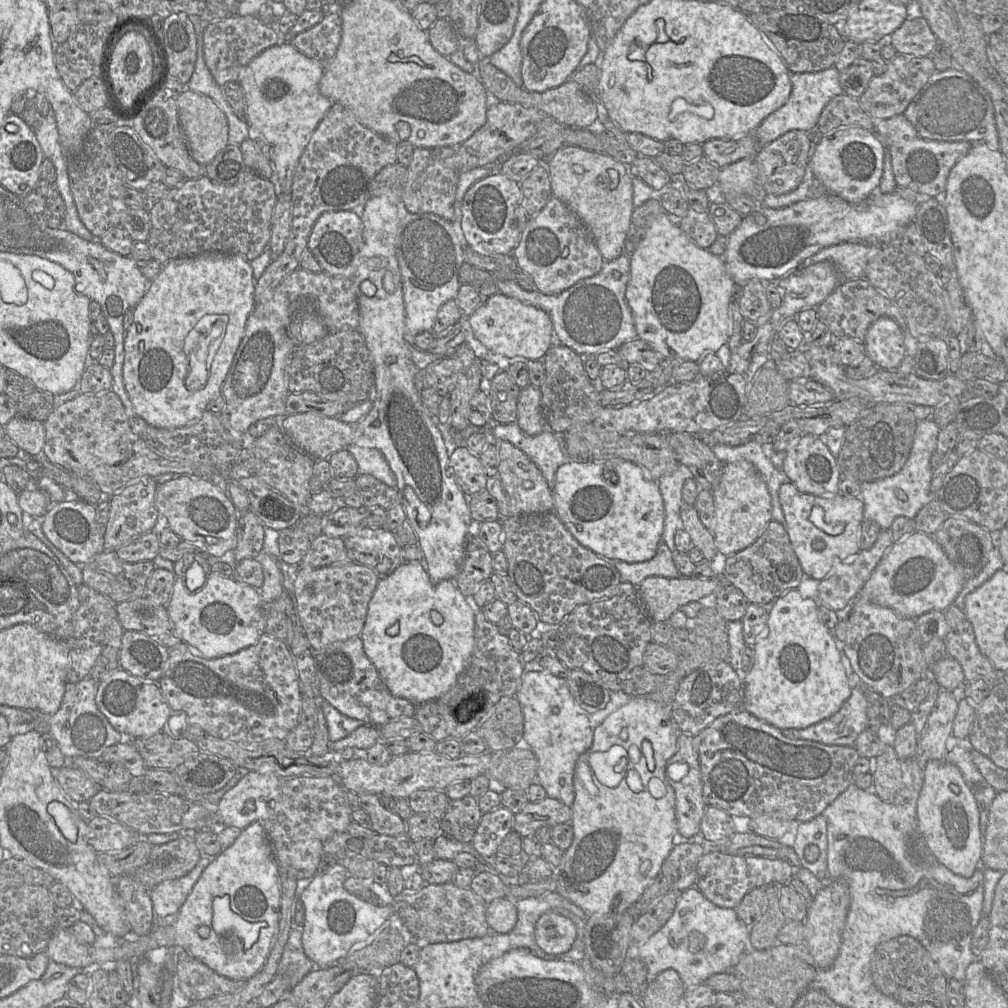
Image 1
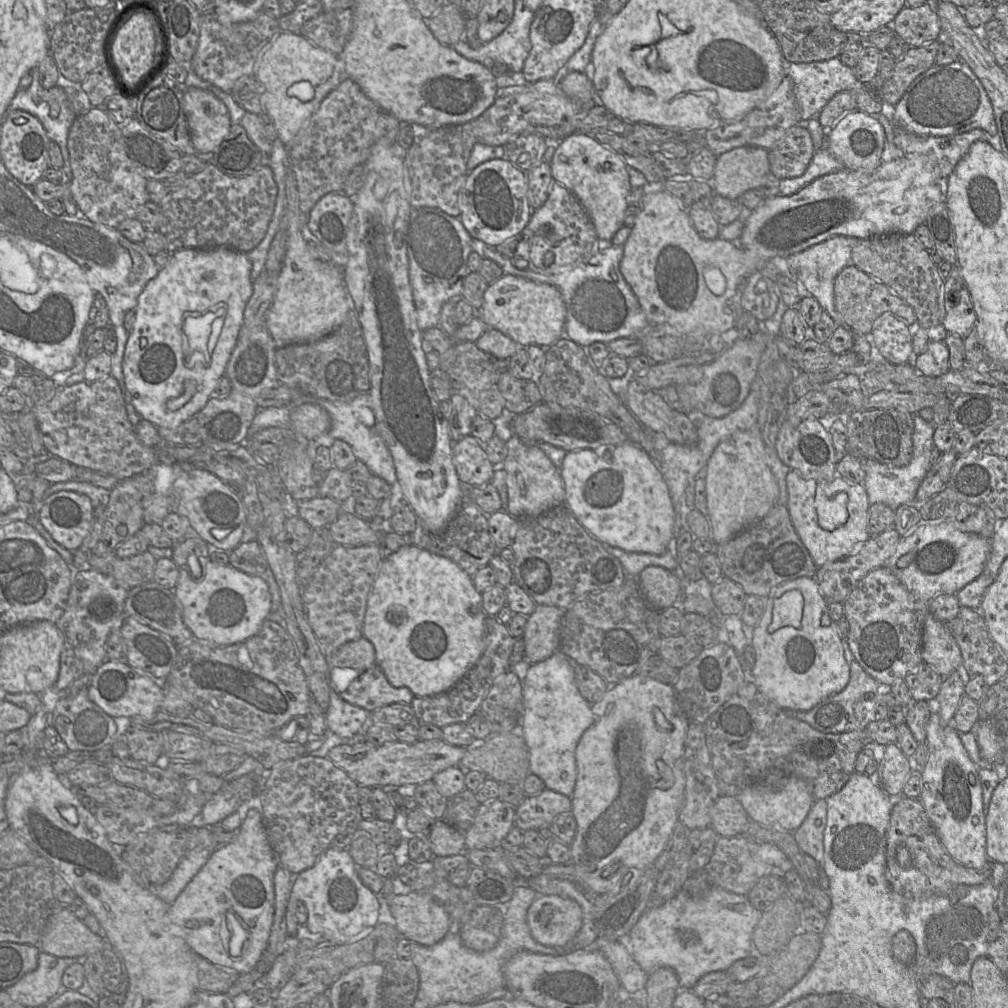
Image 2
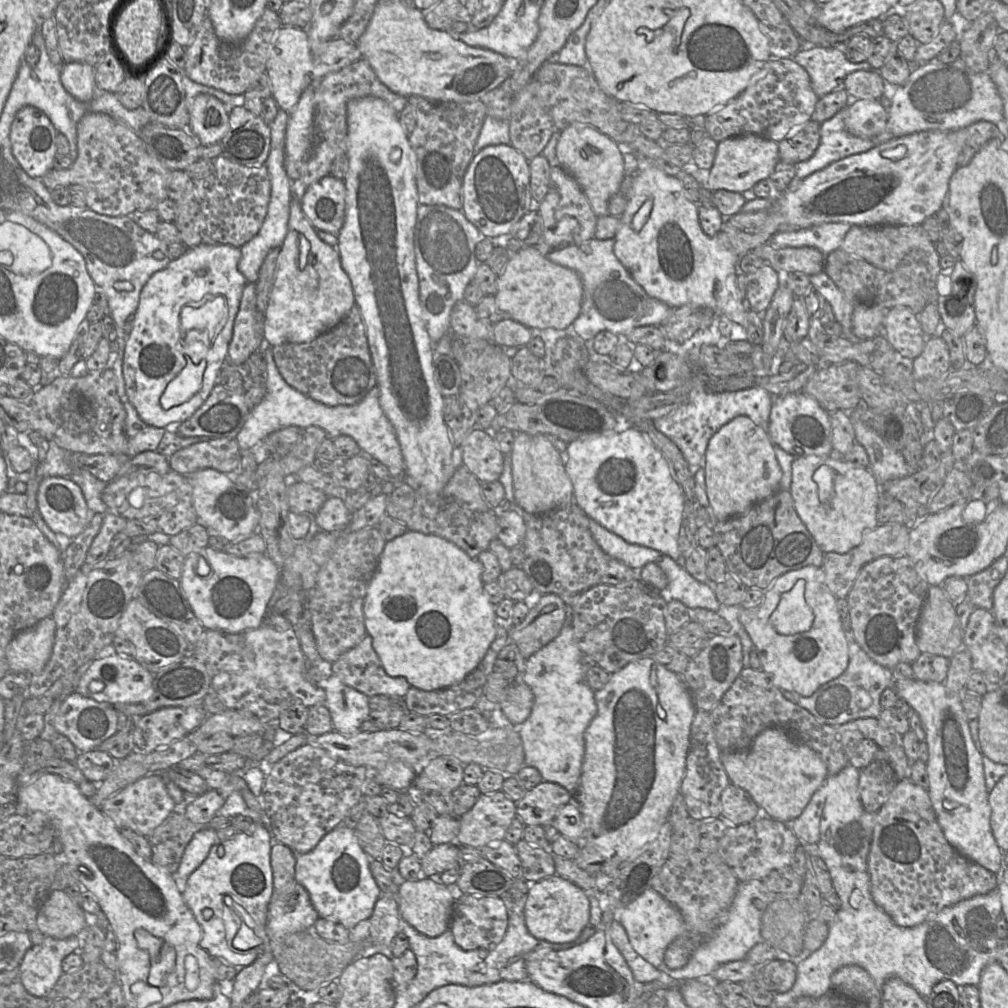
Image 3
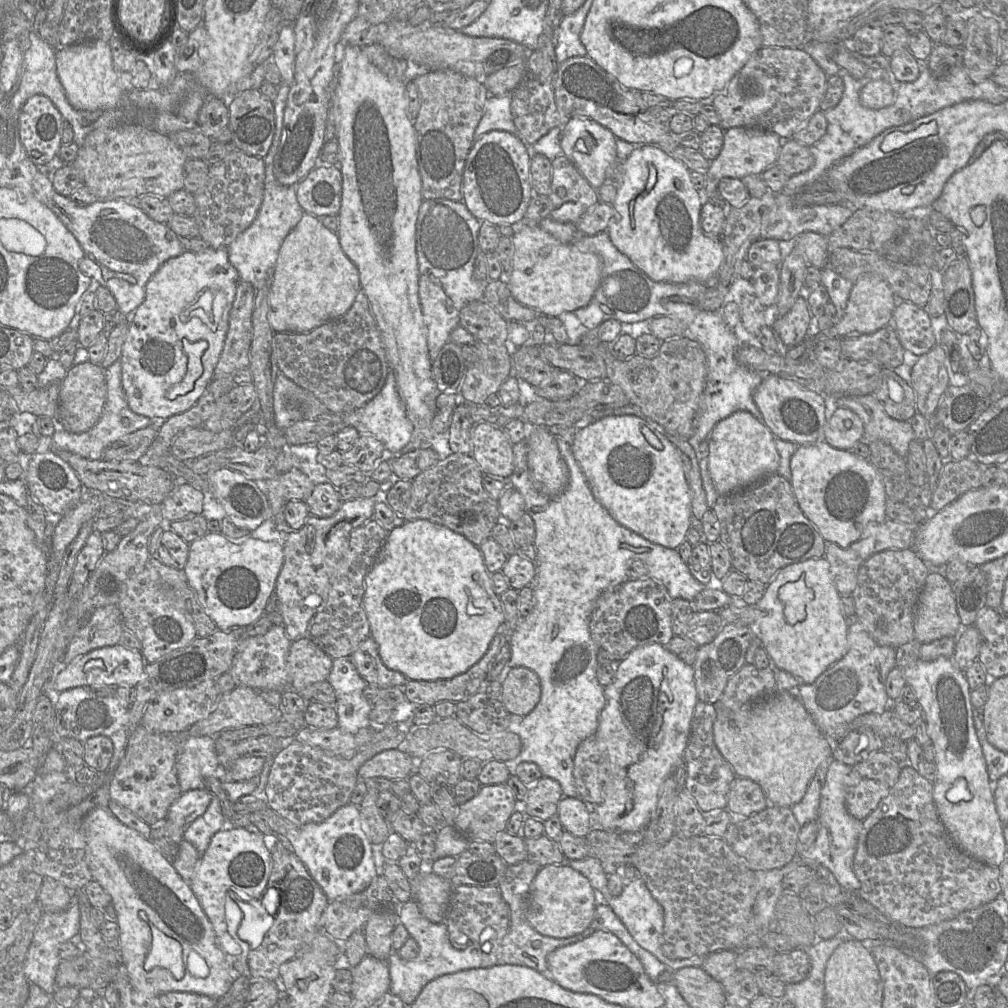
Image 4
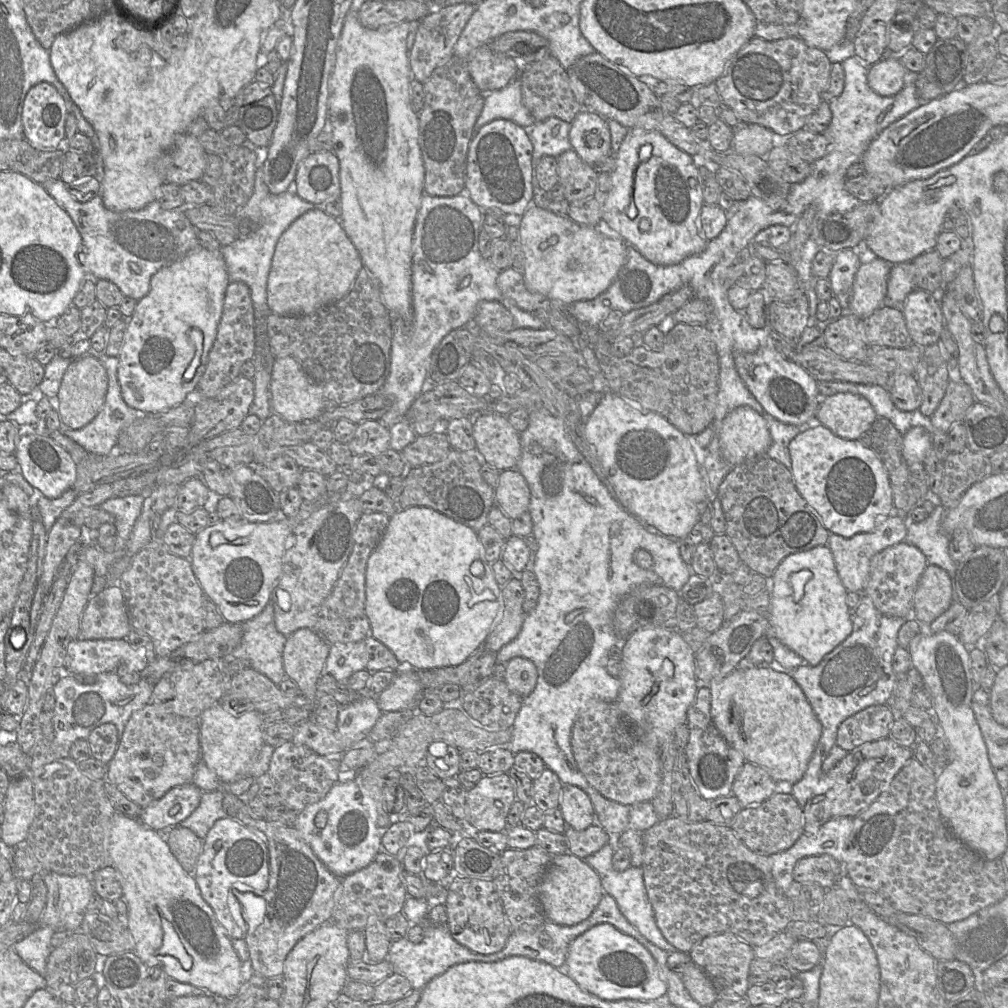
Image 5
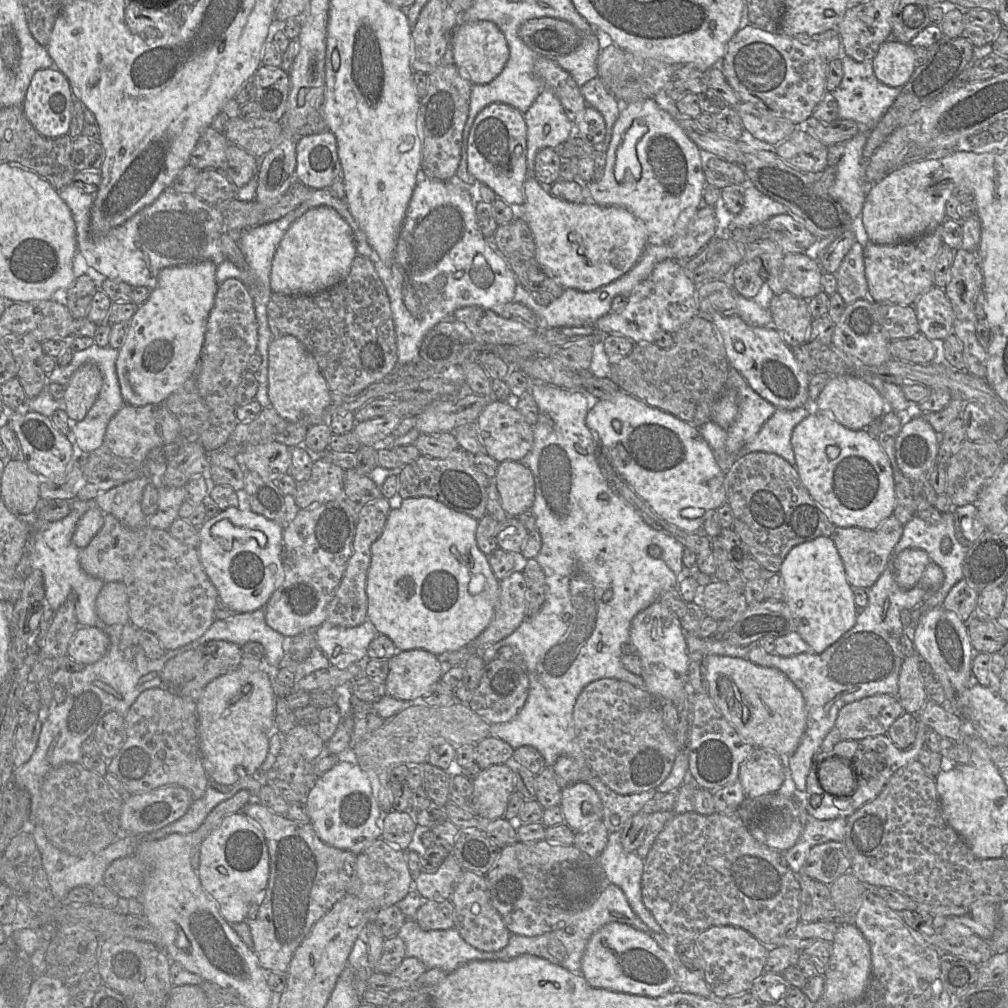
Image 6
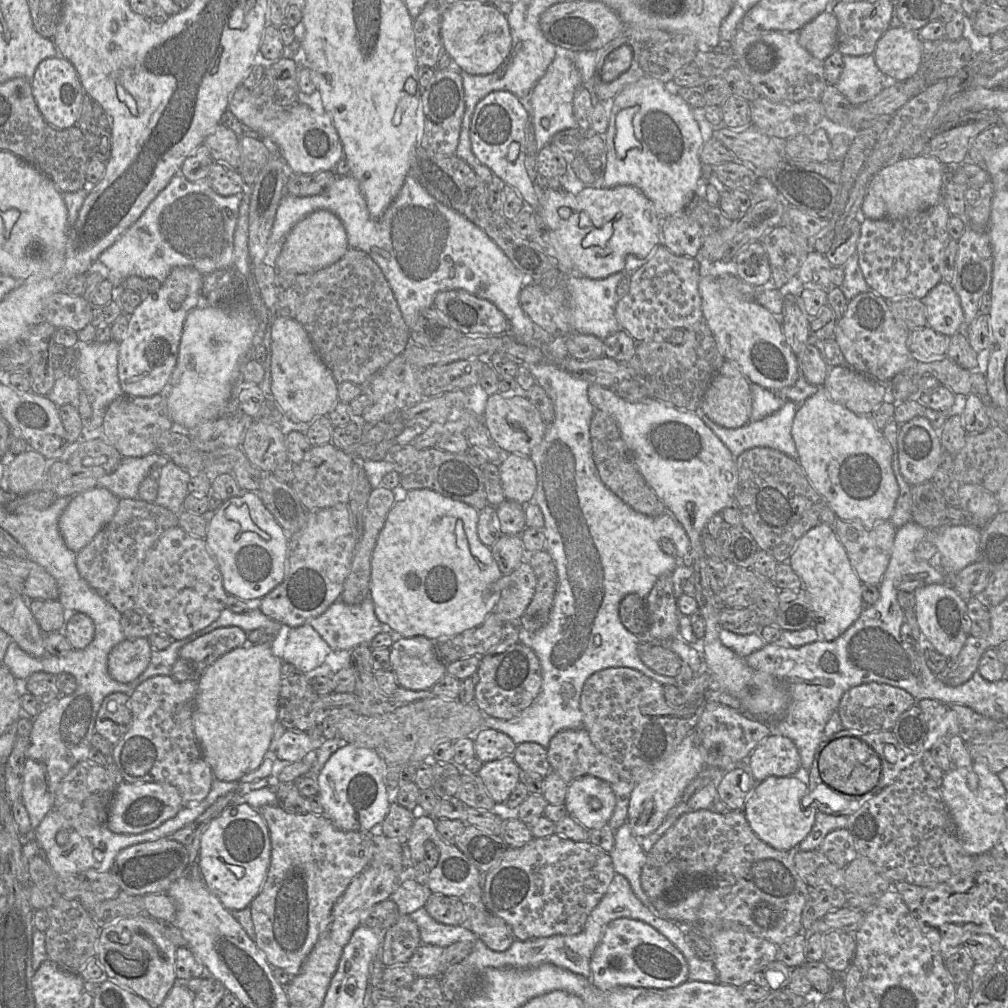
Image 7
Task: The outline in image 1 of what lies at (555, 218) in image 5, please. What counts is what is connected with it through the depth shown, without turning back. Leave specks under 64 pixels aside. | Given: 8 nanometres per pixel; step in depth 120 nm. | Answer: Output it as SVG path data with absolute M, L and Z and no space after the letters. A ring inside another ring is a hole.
M499 292L485 299L473 314L468 317L468 322L475 338L488 350L511 360L524 361L526 365L528 360L543 360L552 345L560 345L559 340L554 336L550 316L544 310L523 303L515 298L507 297Z

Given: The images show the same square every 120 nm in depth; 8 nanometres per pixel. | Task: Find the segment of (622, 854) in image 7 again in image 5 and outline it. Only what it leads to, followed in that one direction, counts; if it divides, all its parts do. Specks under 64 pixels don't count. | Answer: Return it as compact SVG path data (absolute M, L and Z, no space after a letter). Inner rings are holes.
M610 837L610 840L600 850L583 860L598 873L603 892L615 899L622 914L647 940L668 953L678 951L665 939L657 926L653 908L647 897L642 867L629 866L621 872L613 868L614 852L618 846L621 846L618 843L618 838Z

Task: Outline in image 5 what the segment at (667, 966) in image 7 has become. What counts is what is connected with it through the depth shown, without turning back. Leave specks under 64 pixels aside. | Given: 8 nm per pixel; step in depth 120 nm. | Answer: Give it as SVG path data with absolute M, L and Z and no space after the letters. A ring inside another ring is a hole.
M609 923L597 924L576 937L570 943L565 966L561 969L581 988L609 1001L655 1001L668 992L650 952L636 939Z

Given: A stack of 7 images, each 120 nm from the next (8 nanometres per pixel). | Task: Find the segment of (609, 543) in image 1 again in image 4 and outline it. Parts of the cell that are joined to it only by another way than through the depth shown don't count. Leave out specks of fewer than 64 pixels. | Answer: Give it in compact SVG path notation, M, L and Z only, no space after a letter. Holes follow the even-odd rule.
M633 414L609 415L593 420L577 430L572 443L572 453L594 497L620 525L652 543L671 549L678 549L680 544L687 540L692 517L691 491L685 477L682 459L657 422ZM645 423L664 445L662 449L654 448L644 437L641 429Z

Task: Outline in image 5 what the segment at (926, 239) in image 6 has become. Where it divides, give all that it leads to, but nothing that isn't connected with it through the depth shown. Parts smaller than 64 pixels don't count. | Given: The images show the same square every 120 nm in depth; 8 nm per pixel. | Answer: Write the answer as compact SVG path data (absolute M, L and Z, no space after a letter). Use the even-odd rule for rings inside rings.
M906 262L892 265L888 282L885 305L900 307L908 295L915 290L913 282L913 263Z

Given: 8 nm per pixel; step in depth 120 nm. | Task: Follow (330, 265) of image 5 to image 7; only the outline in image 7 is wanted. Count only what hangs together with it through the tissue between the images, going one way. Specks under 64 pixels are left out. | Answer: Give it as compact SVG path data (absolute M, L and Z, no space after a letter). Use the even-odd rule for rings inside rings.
M318 210L296 223L284 239L275 261L277 271L312 273L337 262L349 249L346 230L330 211Z

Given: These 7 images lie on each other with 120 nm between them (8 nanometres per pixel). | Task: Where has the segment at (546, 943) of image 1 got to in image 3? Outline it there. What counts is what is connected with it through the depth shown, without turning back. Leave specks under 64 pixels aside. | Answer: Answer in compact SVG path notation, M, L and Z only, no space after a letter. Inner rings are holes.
M557 874L530 884L525 899L524 920L535 938L551 943L571 942L589 924L589 918L589 896L576 884Z

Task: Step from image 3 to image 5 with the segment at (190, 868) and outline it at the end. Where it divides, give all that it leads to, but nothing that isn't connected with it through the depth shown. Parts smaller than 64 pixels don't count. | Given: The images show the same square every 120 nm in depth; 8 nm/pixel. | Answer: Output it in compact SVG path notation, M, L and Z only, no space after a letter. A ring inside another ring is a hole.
M221 788L210 792L202 792L199 806L179 826L190 829L201 840L204 840L217 820L228 817L222 806L225 792L227 791Z

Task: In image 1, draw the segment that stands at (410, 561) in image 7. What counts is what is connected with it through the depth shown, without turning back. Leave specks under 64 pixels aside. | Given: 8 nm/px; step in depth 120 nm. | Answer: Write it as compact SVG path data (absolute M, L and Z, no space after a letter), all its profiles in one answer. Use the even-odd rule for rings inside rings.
M423 561L404 562L396 568L390 575L381 577L377 583L375 591L369 601L366 620L360 633L363 649L366 656L373 663L379 672L380 677L387 686L390 693L396 697L407 699L419 705L421 703L434 700L445 694L455 684L458 677L465 670L474 648L474 627L475 614L469 605L467 598L461 593L452 579L446 579L439 583L433 583L424 567ZM431 611L436 611L442 615L443 621L440 625L435 625L431 620Z

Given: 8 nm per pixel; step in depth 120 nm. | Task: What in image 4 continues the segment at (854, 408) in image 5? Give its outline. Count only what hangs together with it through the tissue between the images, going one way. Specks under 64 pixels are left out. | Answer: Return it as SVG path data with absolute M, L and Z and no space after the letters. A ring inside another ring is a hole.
M837 407L826 421L824 440L836 449L850 450L857 442L865 440L863 422L852 410Z

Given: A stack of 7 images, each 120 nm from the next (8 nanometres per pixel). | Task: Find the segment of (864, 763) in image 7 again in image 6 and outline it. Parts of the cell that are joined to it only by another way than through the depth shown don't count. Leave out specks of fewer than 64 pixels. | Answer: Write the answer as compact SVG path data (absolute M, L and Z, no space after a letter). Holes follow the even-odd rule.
M827 757L819 766L818 779L822 788L838 797L851 795L857 788L857 776L852 763L842 757Z

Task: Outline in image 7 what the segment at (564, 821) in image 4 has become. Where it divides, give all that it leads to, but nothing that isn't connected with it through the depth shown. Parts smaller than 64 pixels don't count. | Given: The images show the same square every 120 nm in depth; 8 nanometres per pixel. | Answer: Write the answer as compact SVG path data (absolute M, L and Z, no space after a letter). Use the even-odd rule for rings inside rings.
M585 775L568 785L564 805L567 815L587 830L598 829L608 824L616 797L609 783Z

